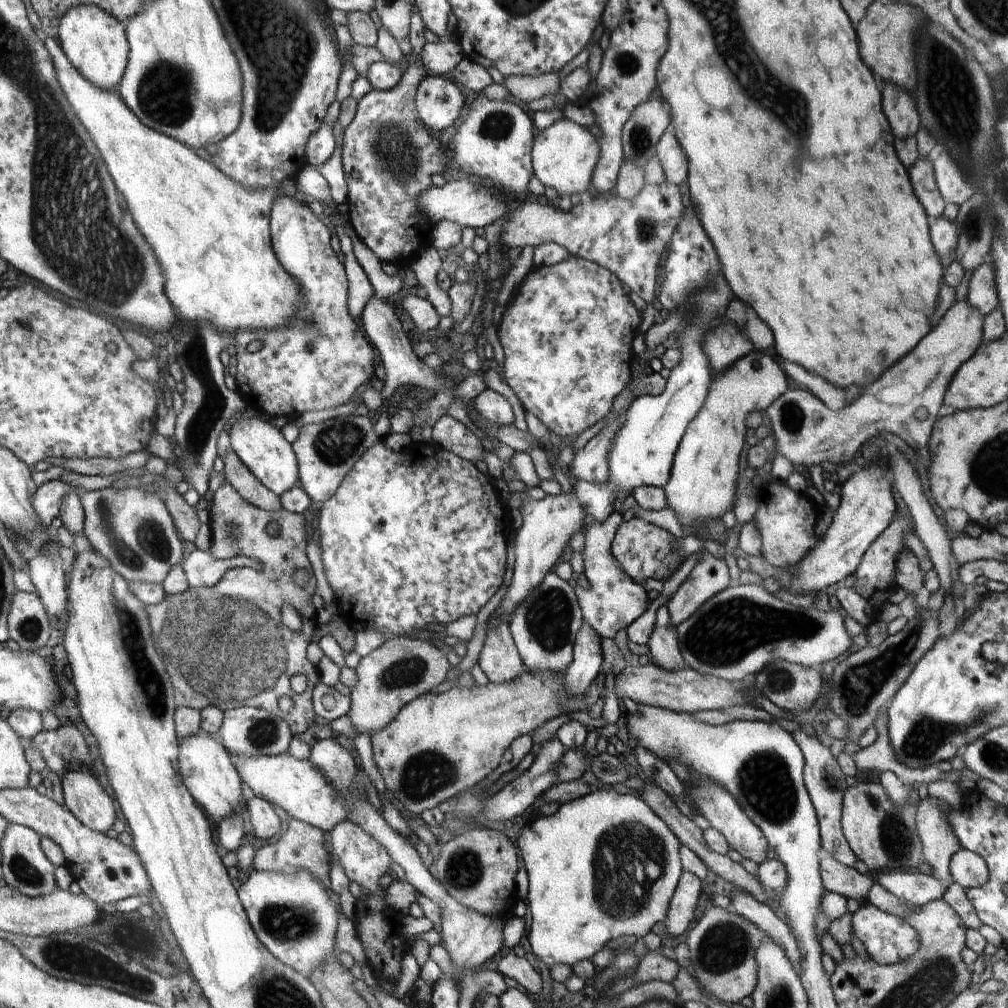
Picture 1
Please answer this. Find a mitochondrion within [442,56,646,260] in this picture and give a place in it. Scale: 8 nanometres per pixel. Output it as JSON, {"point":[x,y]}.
{"point":[497,126]}

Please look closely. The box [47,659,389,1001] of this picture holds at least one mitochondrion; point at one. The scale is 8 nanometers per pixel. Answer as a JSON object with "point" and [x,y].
{"point":[103,966]}

